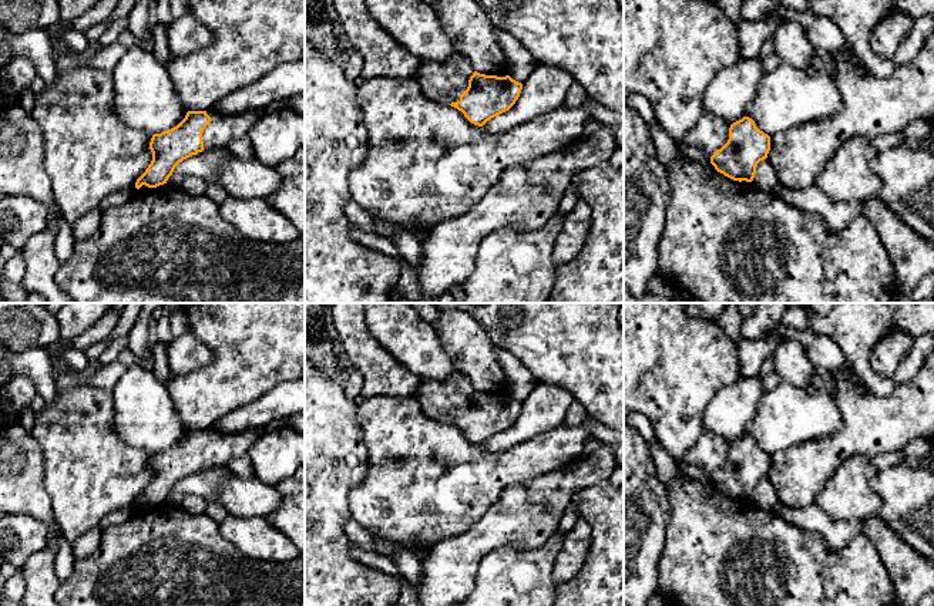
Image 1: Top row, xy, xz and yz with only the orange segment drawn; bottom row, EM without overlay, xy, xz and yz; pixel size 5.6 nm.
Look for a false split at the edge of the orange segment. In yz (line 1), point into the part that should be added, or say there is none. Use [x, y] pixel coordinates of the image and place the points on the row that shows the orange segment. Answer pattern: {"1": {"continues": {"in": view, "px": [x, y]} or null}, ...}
{"1": {"continues": null}}

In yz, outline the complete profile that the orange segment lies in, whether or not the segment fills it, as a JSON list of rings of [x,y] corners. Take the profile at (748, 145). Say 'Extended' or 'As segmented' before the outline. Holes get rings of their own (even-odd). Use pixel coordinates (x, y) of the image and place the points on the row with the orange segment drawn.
As segmented. [[[743,117],[730,125],[728,142],[713,152],[710,164],[733,181],[752,182],[757,164],[767,158],[769,151],[770,137],[752,118]]]

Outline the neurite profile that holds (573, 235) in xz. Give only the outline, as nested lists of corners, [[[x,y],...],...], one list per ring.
[[[579,199],[565,215],[564,225],[555,240],[552,260],[557,266],[561,266],[578,256],[587,240],[591,225],[591,206]]]

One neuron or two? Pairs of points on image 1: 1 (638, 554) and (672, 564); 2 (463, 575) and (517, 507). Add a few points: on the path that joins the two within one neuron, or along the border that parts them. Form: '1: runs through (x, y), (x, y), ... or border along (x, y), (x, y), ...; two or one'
1: border along (668, 527), (665, 548), (659, 561), (657, 591); two
2: runs through (466, 558), (500, 524); one

